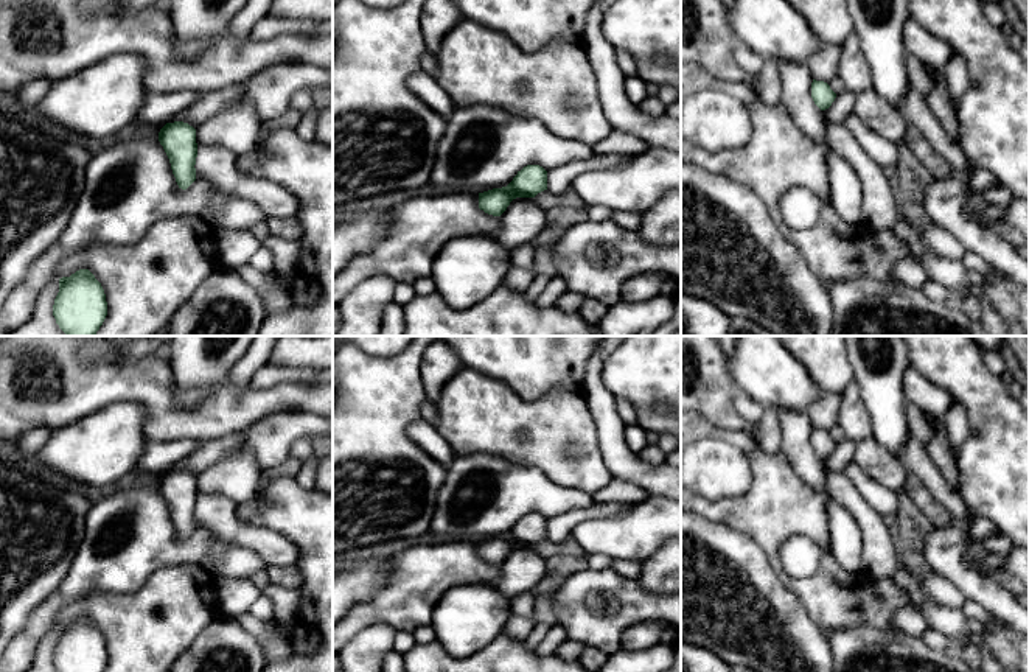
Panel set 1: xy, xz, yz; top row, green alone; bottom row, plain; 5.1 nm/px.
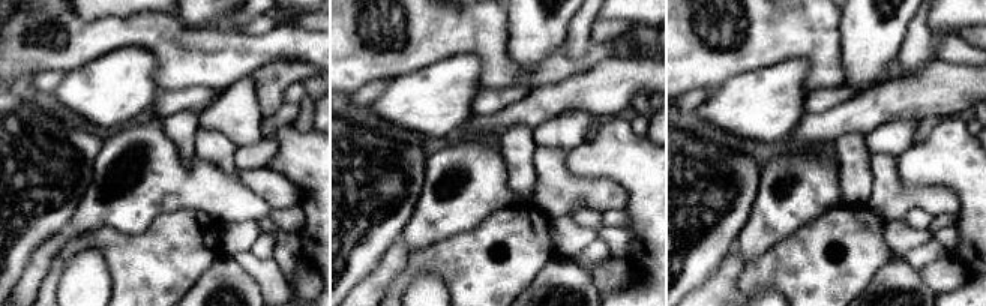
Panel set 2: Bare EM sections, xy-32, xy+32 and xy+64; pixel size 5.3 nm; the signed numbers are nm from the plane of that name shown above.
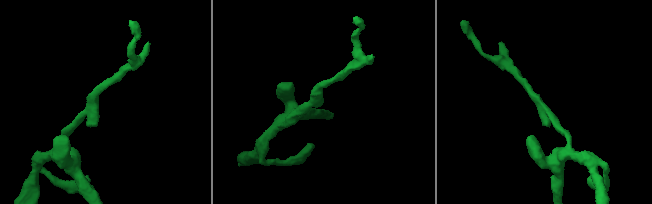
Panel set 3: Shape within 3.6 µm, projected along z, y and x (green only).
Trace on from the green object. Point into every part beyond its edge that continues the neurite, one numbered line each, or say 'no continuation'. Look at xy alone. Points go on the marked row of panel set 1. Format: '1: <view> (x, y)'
no continuation

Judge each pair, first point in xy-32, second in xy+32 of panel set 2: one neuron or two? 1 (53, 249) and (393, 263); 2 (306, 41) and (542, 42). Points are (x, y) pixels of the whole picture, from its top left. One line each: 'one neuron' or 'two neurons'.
1: one neuron
2: two neurons

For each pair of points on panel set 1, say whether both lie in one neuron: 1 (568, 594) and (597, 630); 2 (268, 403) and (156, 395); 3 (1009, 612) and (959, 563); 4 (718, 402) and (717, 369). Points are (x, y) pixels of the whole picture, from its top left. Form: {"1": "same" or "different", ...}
{"1": "same", "2": "same", "3": "same", "4": "same"}

